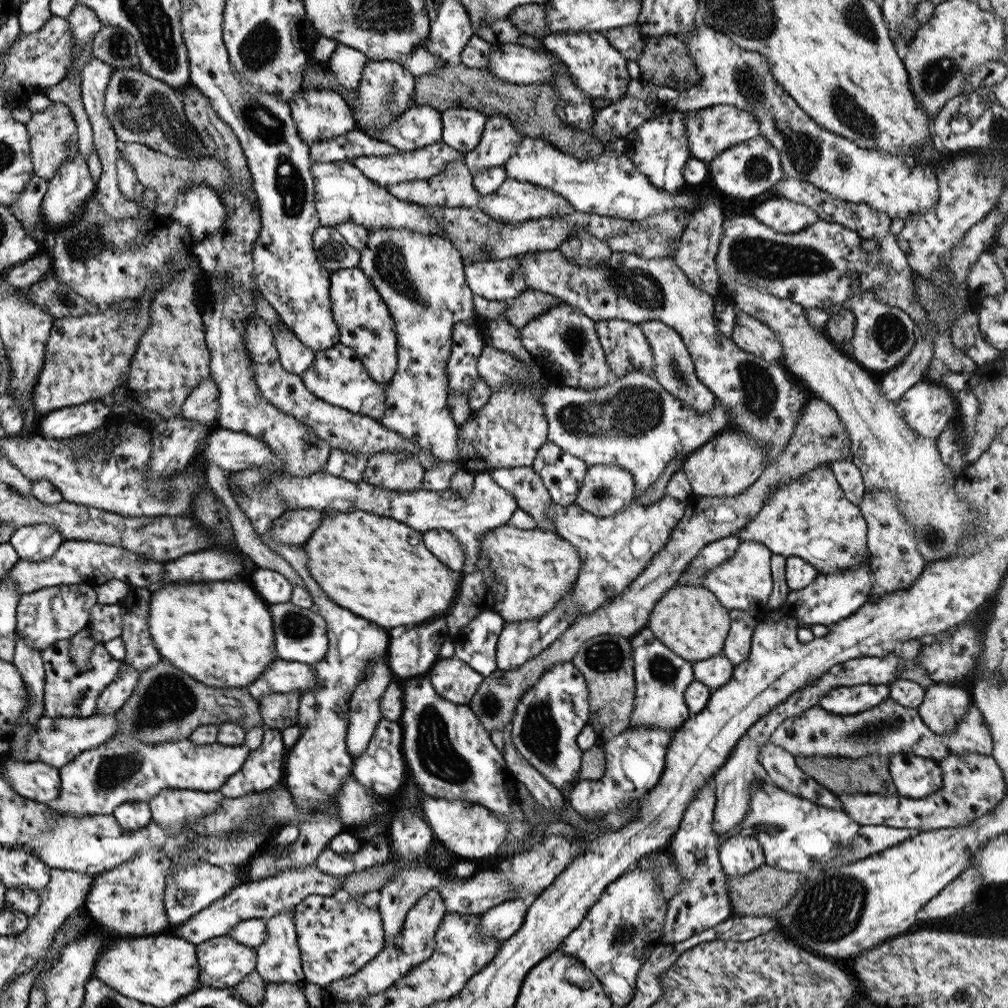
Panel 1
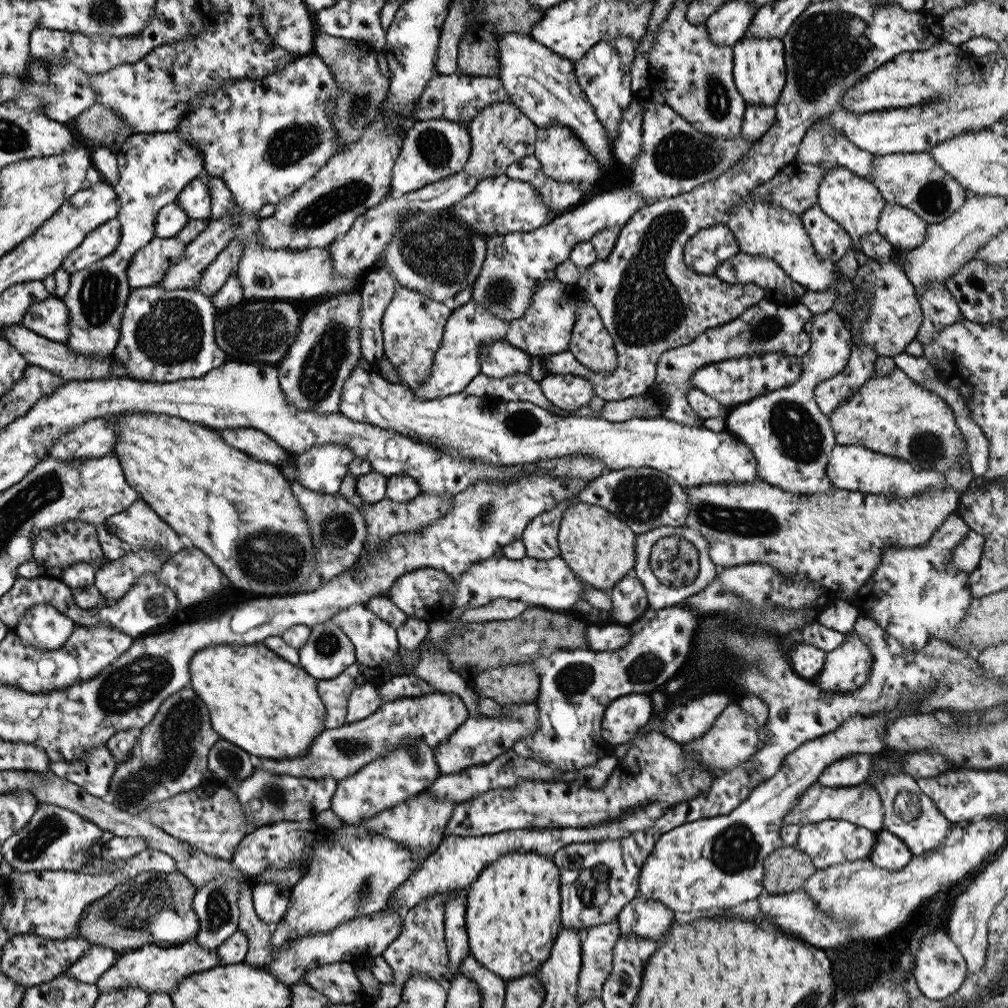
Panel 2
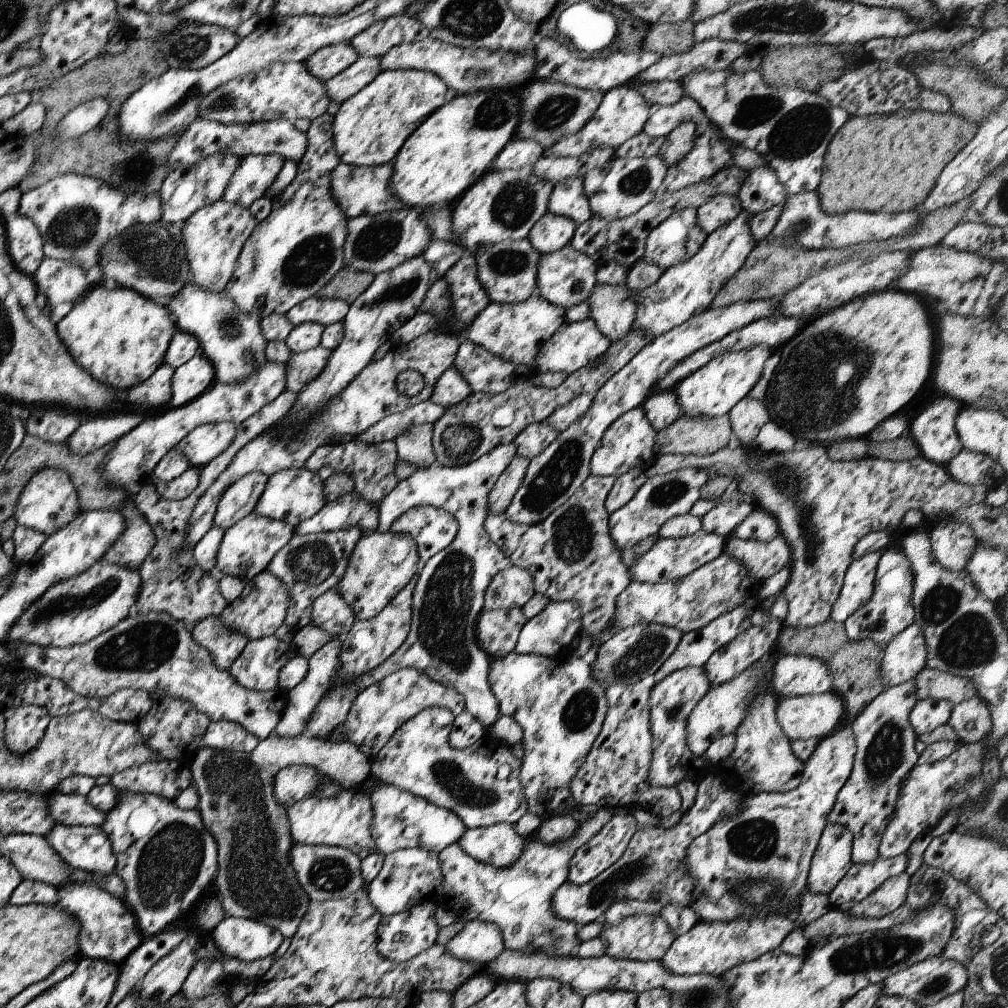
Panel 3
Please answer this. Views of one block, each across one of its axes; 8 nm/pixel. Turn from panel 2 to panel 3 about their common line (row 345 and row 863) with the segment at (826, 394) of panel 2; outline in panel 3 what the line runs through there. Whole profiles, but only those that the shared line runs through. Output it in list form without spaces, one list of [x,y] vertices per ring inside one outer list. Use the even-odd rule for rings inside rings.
[[[913,679],[902,682],[897,686],[887,686],[881,694],[875,696],[863,708],[850,724],[856,748],[853,764],[845,784],[837,791],[832,814],[827,814],[825,824],[833,822],[837,826],[843,826],[845,830],[849,830],[852,838],[851,864],[869,864],[869,862],[873,862],[874,858],[878,857],[879,841],[887,823],[891,820],[899,784],[917,762],[918,754],[915,753],[913,748],[916,736],[907,720],[909,712],[916,702]]]

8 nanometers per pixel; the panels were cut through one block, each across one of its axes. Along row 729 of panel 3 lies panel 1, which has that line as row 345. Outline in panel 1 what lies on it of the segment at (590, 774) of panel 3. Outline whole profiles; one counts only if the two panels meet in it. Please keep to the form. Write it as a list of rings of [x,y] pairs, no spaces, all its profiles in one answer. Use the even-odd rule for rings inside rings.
[[[620,319],[599,320],[593,323],[613,378],[620,378],[633,369],[651,374],[654,367],[653,356],[639,325]]]

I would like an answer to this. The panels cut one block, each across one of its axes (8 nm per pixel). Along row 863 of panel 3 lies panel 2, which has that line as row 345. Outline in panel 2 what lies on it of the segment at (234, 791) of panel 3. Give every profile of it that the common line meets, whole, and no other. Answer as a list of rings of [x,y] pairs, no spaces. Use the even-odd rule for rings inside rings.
[[[242,300],[238,304],[217,312],[214,341],[227,355],[229,361],[274,366],[282,360],[289,345],[295,340],[295,335],[299,333],[300,318],[288,301]]]

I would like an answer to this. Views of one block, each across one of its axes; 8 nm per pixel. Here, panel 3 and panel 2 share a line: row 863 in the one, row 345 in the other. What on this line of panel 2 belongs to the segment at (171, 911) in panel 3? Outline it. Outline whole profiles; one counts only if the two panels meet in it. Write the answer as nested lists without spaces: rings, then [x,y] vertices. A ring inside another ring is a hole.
[[[153,286],[131,289],[120,319],[119,338],[112,350],[112,356],[121,364],[128,378],[135,381],[165,383],[200,378],[209,370],[229,361],[214,341],[216,314],[210,299],[191,288],[163,290]]]

